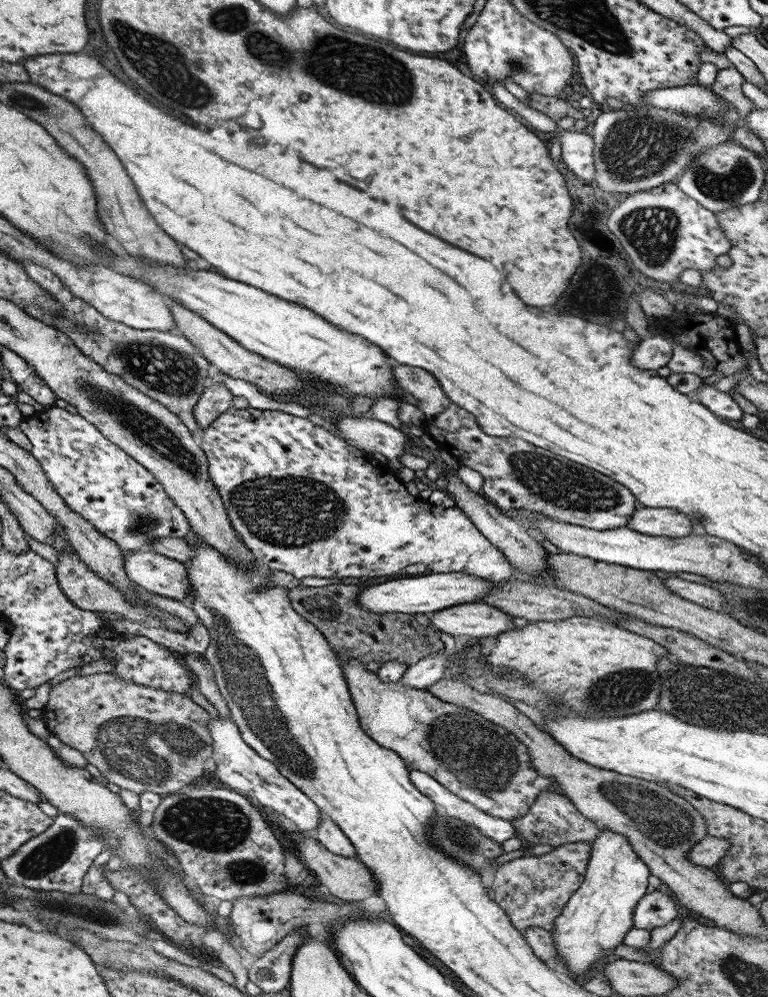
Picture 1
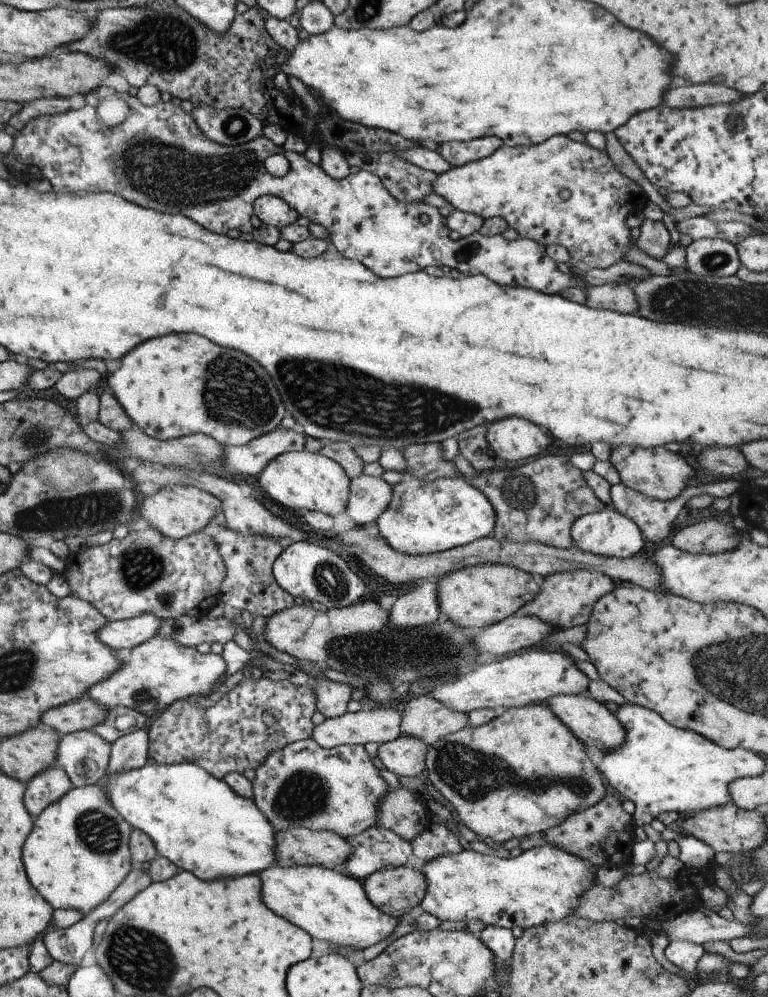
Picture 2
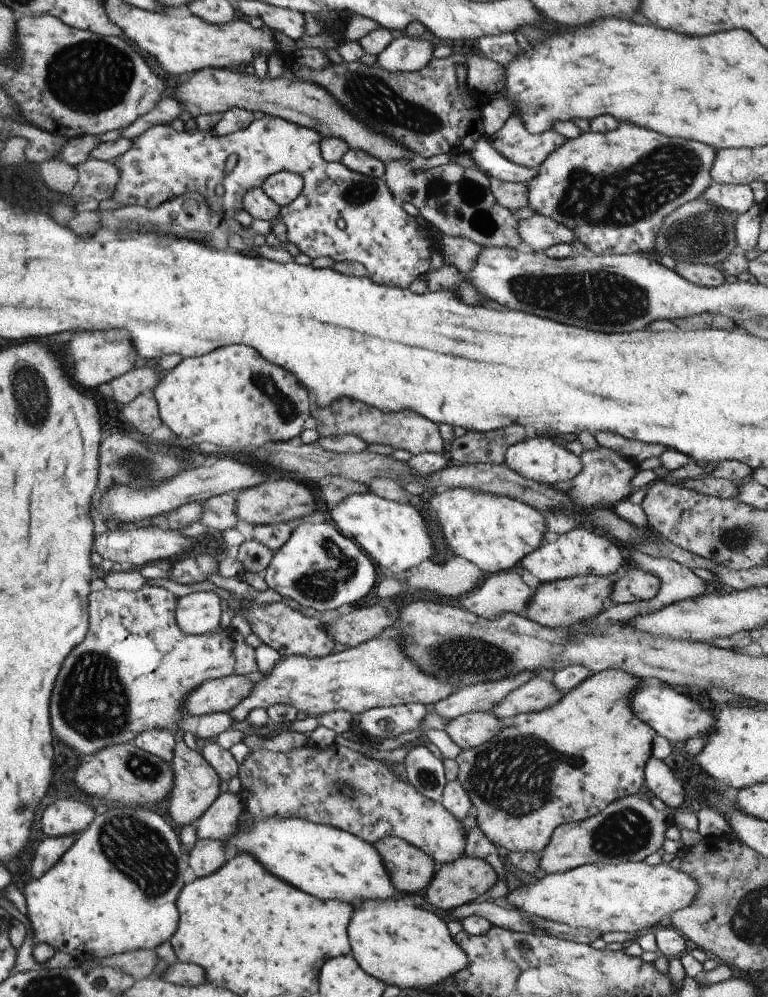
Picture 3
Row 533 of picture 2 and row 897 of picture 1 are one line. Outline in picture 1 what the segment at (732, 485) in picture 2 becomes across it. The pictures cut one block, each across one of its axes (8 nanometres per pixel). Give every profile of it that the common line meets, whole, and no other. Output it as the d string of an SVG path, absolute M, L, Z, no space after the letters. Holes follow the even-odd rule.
M660 891L646 892L633 907L633 928L652 930L667 922L679 918L675 909L675 901Z

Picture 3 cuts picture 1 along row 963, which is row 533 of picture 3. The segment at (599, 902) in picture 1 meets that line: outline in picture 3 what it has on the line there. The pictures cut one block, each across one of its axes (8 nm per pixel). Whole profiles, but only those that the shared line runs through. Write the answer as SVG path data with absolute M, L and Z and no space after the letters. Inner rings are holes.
M581 524L569 532L549 537L533 552L526 554L519 565L535 576L539 582L553 582L581 575L612 577L612 574L623 564L621 550L603 534L595 534L592 528L583 528Z

